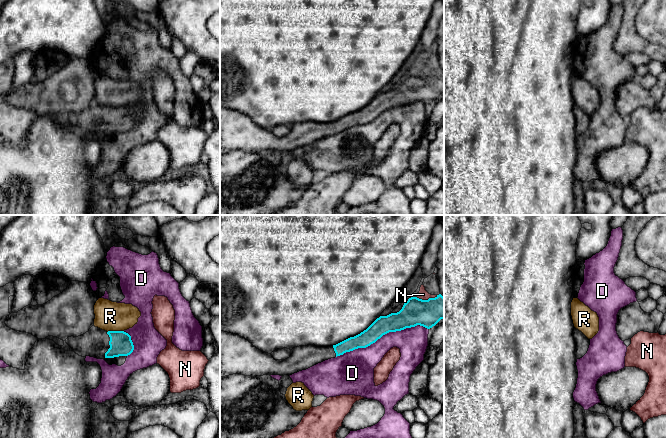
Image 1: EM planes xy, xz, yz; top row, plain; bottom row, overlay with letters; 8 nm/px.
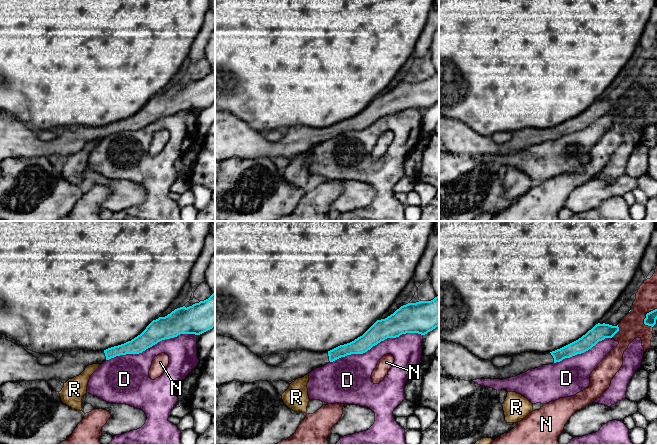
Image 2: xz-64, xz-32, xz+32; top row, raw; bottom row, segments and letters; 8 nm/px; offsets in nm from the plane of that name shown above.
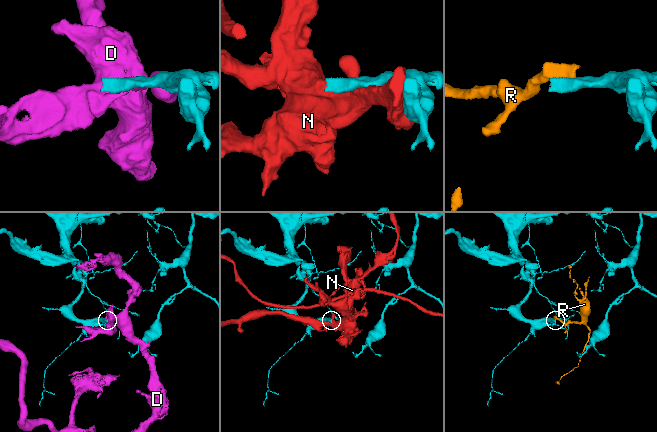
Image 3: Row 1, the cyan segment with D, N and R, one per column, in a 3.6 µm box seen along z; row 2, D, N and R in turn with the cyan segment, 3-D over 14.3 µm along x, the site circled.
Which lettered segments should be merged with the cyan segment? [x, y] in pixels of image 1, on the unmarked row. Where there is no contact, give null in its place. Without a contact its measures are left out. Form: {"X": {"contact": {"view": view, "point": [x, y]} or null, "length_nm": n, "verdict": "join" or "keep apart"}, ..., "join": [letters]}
{"D": {"contact": {"view": "xz", "point": [382, 111]}, "length_nm": 800, "verdict": "keep apart"}, "N": {"contact": {"view": "xz", "point": [426, 76]}, "length_nm": 180, "verdict": "keep apart"}, "R": {"contact": {"view": "xy", "point": [115, 107]}, "length_nm": 140, "verdict": "keep apart"}, "join": []}

